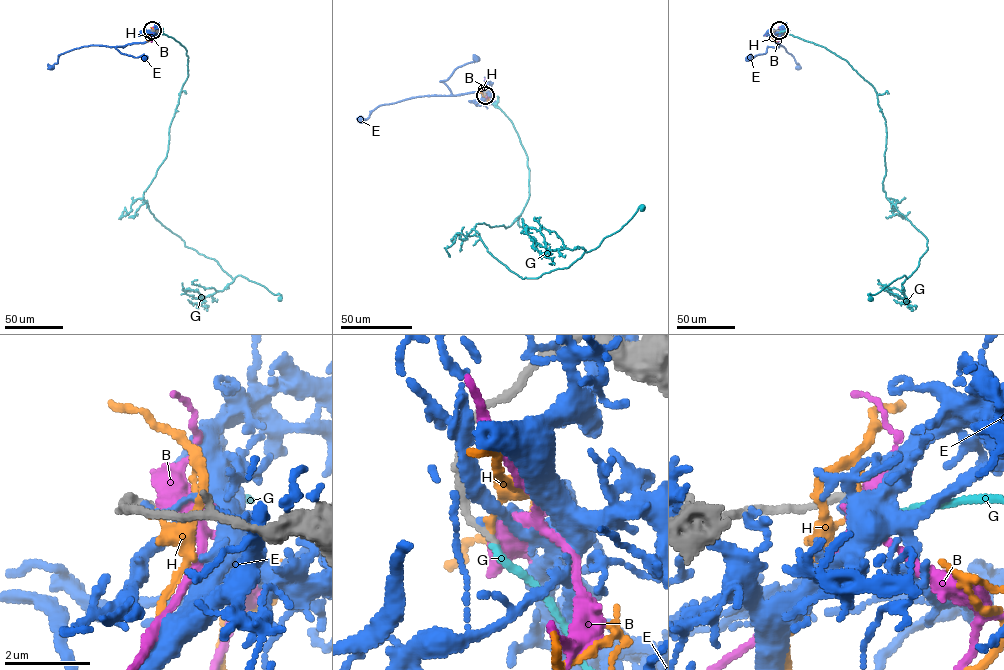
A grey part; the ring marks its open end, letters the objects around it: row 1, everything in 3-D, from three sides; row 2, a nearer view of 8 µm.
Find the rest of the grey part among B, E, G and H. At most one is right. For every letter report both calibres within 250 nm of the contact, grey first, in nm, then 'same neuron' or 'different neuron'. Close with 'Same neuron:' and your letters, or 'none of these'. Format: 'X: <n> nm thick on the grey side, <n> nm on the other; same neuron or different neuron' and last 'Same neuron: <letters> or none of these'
B: 190 nm thick on the grey side, 400 nm on the other; different neuron
E: 240 nm thick on the grey side, 150 nm on the other; different neuron
G: 170 nm thick on the grey side, 190 nm on the other; same neuron
H: 200 nm thick on the grey side, 130 nm on the other; different neuron
Same neuron: G

